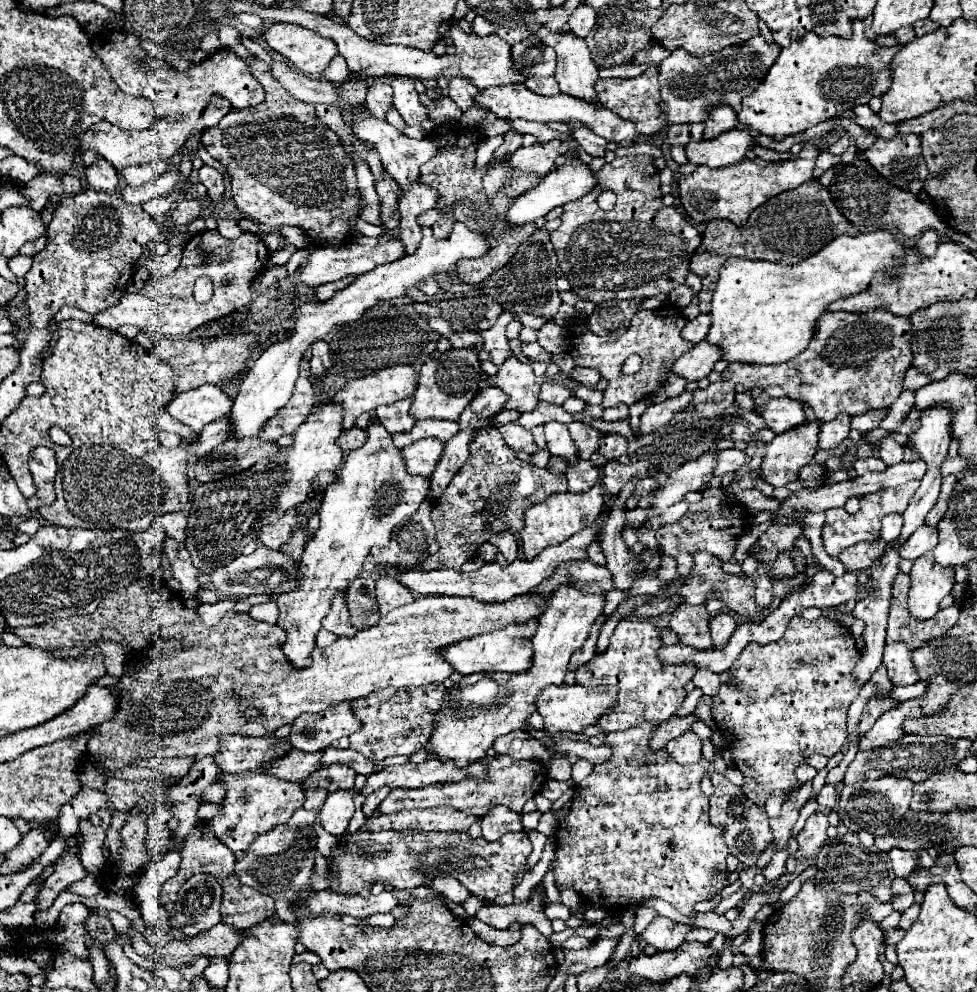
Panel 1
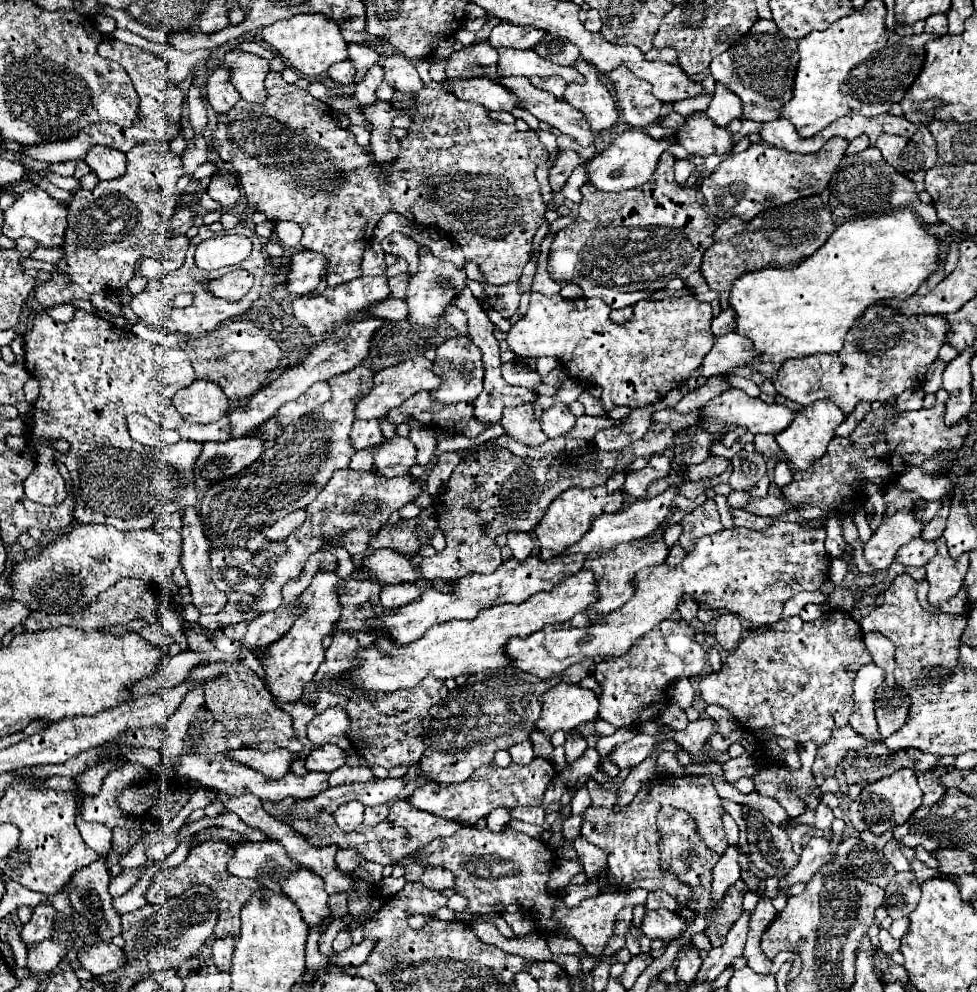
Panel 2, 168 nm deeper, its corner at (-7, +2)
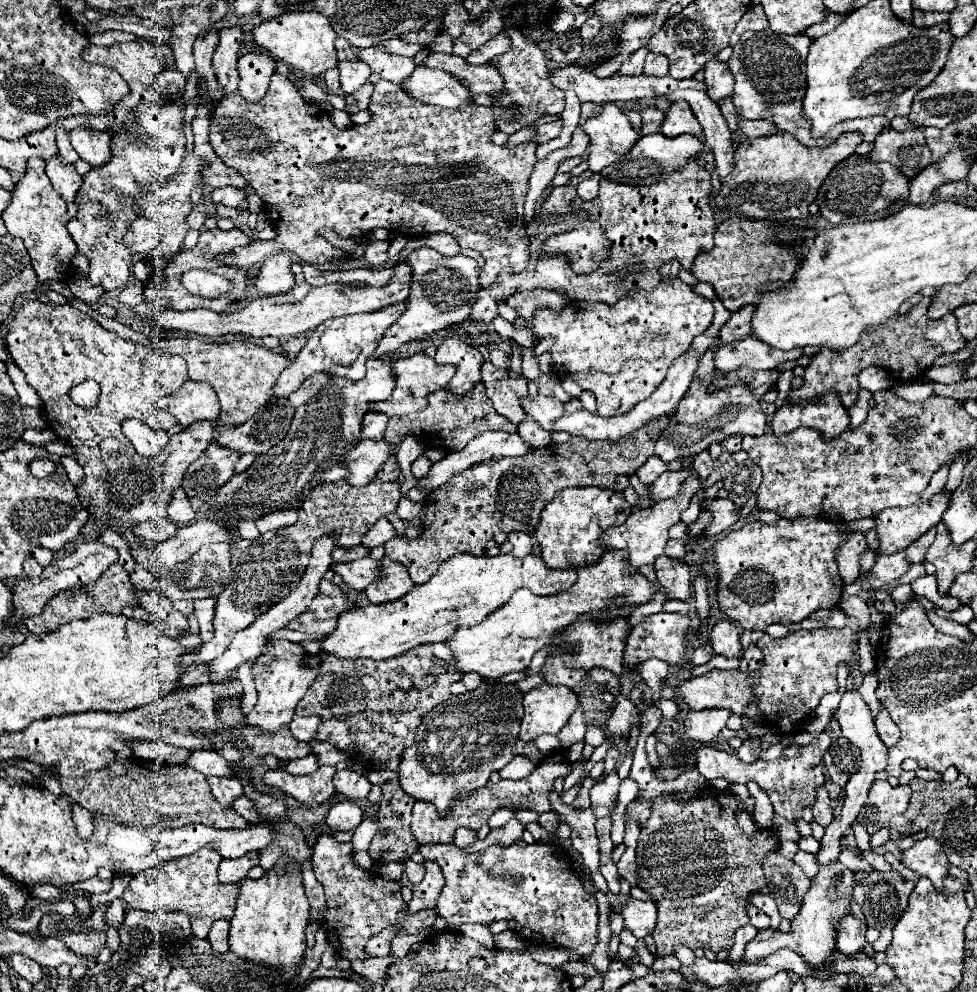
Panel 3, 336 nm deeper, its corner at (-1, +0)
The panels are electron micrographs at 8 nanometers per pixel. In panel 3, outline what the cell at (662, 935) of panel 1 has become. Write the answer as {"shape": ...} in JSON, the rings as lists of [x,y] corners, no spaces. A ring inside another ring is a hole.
{"shape":[[[629,898],[621,906],[621,914],[625,920],[625,928],[635,938],[645,938],[653,934],[655,922],[657,922],[657,906],[651,900]]]}

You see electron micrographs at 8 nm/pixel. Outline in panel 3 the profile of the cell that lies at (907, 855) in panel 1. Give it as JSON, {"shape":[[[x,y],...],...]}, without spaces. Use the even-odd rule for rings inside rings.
{"shape":[[[861,852],[861,856],[871,864],[873,870],[883,870],[883,872],[889,872],[891,866],[887,864],[887,860],[881,856],[881,854],[875,854],[875,852]]]}

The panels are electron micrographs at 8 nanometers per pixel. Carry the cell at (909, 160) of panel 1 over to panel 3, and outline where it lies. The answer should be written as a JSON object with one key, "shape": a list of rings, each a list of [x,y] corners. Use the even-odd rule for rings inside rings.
{"shape":[[[887,128],[877,136],[871,158],[877,162],[891,162],[893,166],[901,168],[907,178],[913,178],[931,164],[931,150],[921,128],[907,132]]]}

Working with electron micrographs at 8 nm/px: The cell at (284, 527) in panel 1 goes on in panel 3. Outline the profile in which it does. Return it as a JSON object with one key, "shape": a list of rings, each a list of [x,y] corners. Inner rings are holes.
{"shape":[[[289,508],[289,510],[277,510],[277,512],[269,512],[269,514],[261,516],[257,520],[257,528],[259,528],[259,532],[269,532],[269,530],[285,528],[295,522],[297,522],[297,510]]]}

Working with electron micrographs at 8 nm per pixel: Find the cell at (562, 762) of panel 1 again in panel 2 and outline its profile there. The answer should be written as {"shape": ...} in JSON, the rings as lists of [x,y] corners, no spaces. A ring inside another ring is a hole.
{"shape":[[[571,732],[569,736],[567,736],[567,742],[565,742],[565,756],[567,756],[567,764],[573,764],[583,752],[585,752],[585,748],[587,748],[587,742],[583,740],[583,736],[581,734],[575,734],[575,732]]]}

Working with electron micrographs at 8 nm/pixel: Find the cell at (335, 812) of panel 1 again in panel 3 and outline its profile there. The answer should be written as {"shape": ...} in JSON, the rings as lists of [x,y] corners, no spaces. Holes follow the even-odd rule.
{"shape":[[[343,800],[331,806],[329,814],[325,816],[325,824],[333,830],[333,832],[345,832],[345,830],[353,830],[361,824],[363,820],[363,810],[351,802],[351,800]]]}

